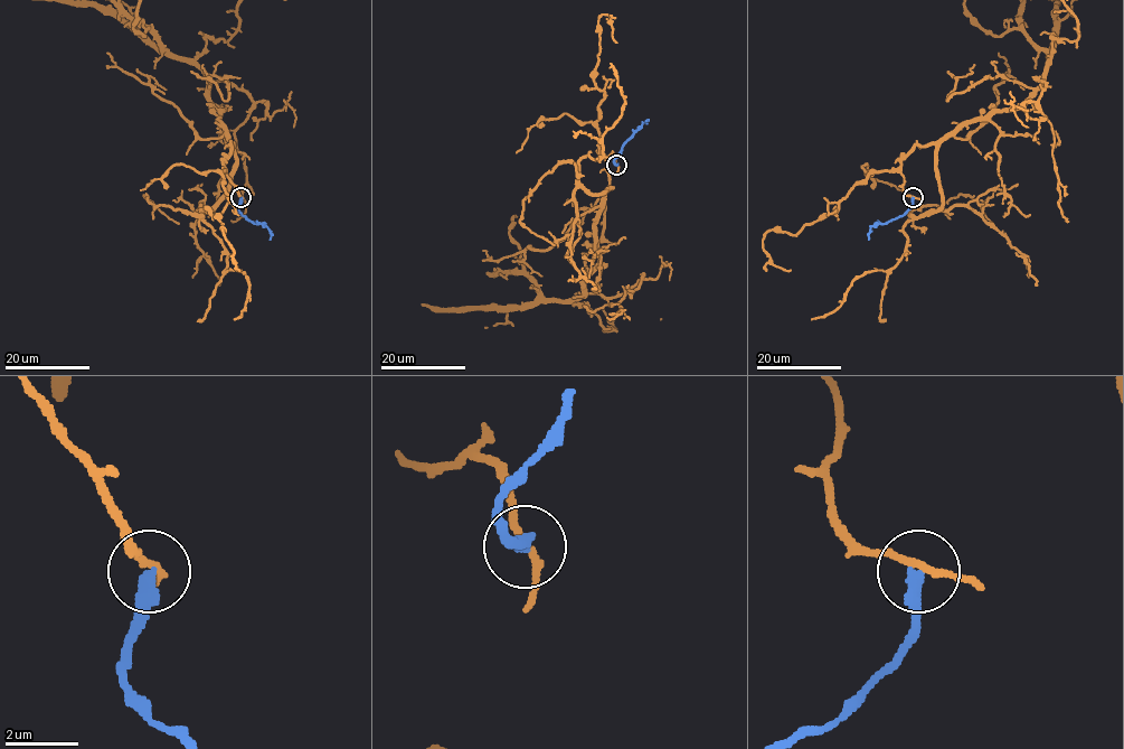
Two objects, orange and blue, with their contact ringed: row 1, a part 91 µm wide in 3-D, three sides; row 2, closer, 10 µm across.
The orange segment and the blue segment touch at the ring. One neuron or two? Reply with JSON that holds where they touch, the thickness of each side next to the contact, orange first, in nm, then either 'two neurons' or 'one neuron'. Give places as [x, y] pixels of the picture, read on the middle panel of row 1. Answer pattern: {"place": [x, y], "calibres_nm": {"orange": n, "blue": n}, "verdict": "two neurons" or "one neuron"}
{"place": [616, 165], "calibres_nm": {"orange": 180, "blue": 360}, "verdict": "two neurons"}

